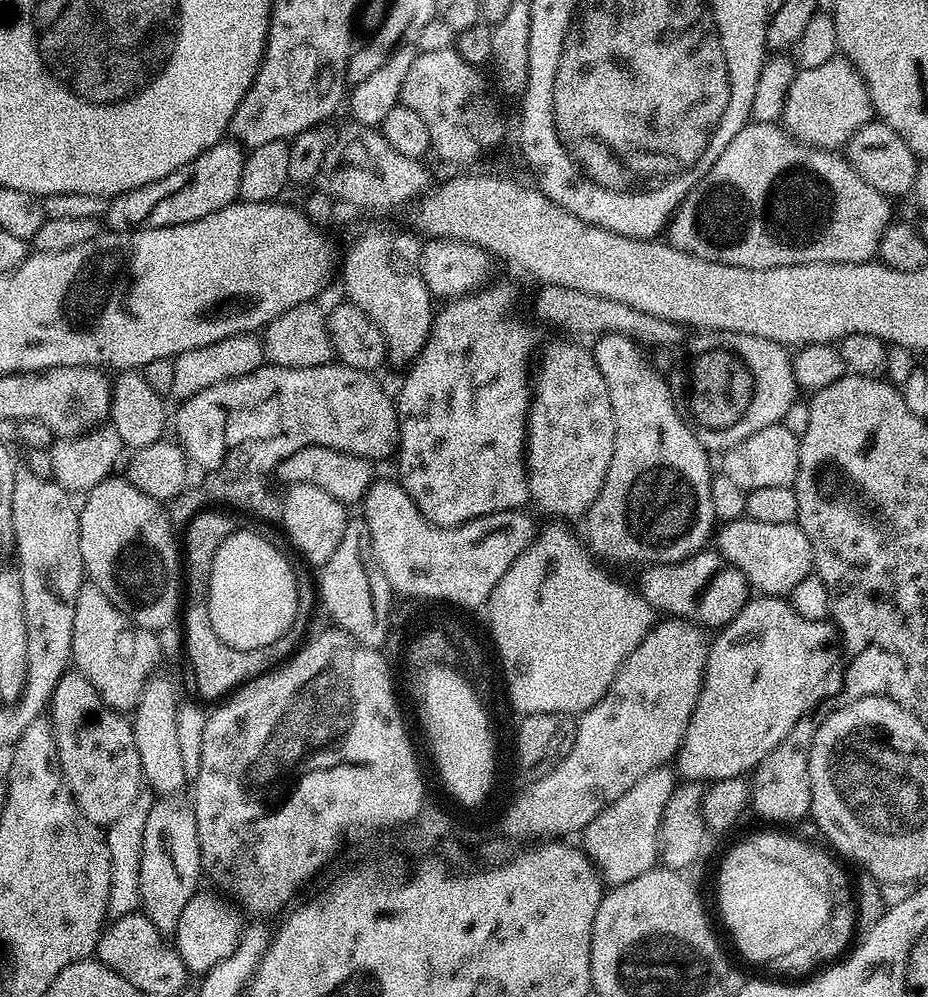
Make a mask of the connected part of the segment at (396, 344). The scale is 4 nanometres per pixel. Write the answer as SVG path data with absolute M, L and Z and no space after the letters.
M364 228L357 234L356 241L349 246L348 253L342 256L344 288L348 291L347 299L357 304L371 318L374 326L378 326L384 339L387 363L389 365L392 363L394 367L401 370L407 369L426 346L428 336L432 333L434 315L434 307L432 308L434 297L428 291L420 273L422 244L411 231L408 232L403 232L400 228Z

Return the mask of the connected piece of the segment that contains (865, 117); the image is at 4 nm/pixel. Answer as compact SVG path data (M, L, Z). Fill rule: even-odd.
M840 54L823 66L814 66L814 70L800 68L791 83L781 119L795 140L801 140L811 148L843 149L855 132L873 123L868 83L860 78L860 71Z

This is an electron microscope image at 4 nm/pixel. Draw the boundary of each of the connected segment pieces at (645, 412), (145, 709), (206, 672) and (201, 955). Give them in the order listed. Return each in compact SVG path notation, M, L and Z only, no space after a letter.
M607 332L591 345L590 351L594 362L598 362L598 370L602 370L602 378L606 378L606 390L610 390L610 406L614 410L614 458L610 458L610 470L606 470L606 482L602 482L602 490L598 498L594 498L594 506L590 506L588 513L582 518L584 532L588 535L586 544L601 561L609 560L612 564L640 564L651 566L654 564L673 564L682 562L701 551L704 544L713 539L714 529L718 521L714 514L714 502L710 502L710 482L714 475L714 464L710 459L707 448L703 448L694 438L694 434L684 424L684 419L676 413L676 404L672 401L672 390L668 387L667 379L653 368L647 355L643 356L636 341L626 338L622 334Z
M153 674L138 698L138 706L131 713L134 730L134 746L138 746L138 758L142 762L147 787L157 797L172 798L189 783L182 766L182 749L178 746L178 710L181 701L176 700L176 688L161 674Z
M192 592L192 608L182 608L182 620L183 618L184 652L188 655L188 664L192 667L192 680L196 683L196 692L201 696L201 701L219 701L246 682L258 678L263 672L273 671L277 665L287 660L301 643L299 627L294 626L286 634L282 634L278 642L270 646L262 646L253 652L234 650L226 646L226 642L222 642L218 634L214 634L208 621L208 608L200 608L200 604L196 604L196 592Z
M197 890L190 902L186 902L186 907L182 909L182 918L178 918L178 926L174 933L176 953L192 974L206 973L218 966L218 962L230 958L230 954L234 954L238 946L240 933L246 927L245 921L240 921L241 909L231 899L225 898L216 890L204 891Z

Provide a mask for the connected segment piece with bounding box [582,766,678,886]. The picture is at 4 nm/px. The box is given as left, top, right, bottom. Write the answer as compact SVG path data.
M661 766L650 770L618 802L606 806L598 818L594 818L582 829L584 844L582 851L588 855L600 879L605 885L615 886L634 882L638 874L646 874L657 867L660 851L660 823L666 810L666 802L670 802L670 794L676 789L678 776L671 767Z

